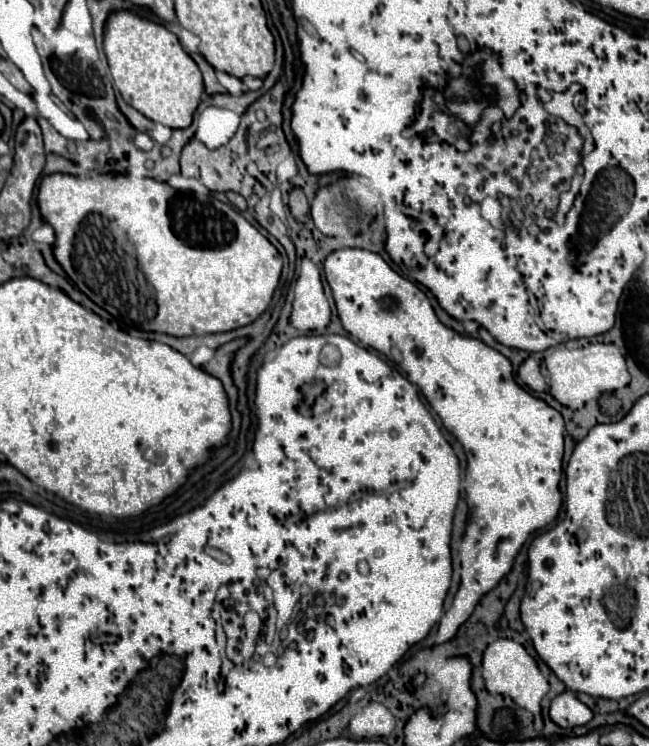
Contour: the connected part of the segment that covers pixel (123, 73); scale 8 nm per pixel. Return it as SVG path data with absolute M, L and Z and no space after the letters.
M130 9L110 13L104 27L104 55L114 83L128 105L170 129L184 129L192 123L192 113L204 93L202 73L182 49L178 37L162 23L140 17Z

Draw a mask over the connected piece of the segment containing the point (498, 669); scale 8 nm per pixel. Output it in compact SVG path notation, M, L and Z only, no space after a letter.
M498 639L492 645L488 645L488 649L484 651L484 659L482 659L482 677L490 693L508 695L514 699L516 705L520 705L522 709L530 713L540 711L540 701L548 691L548 681L536 667L534 659L526 653L526 649L520 643L512 639Z

